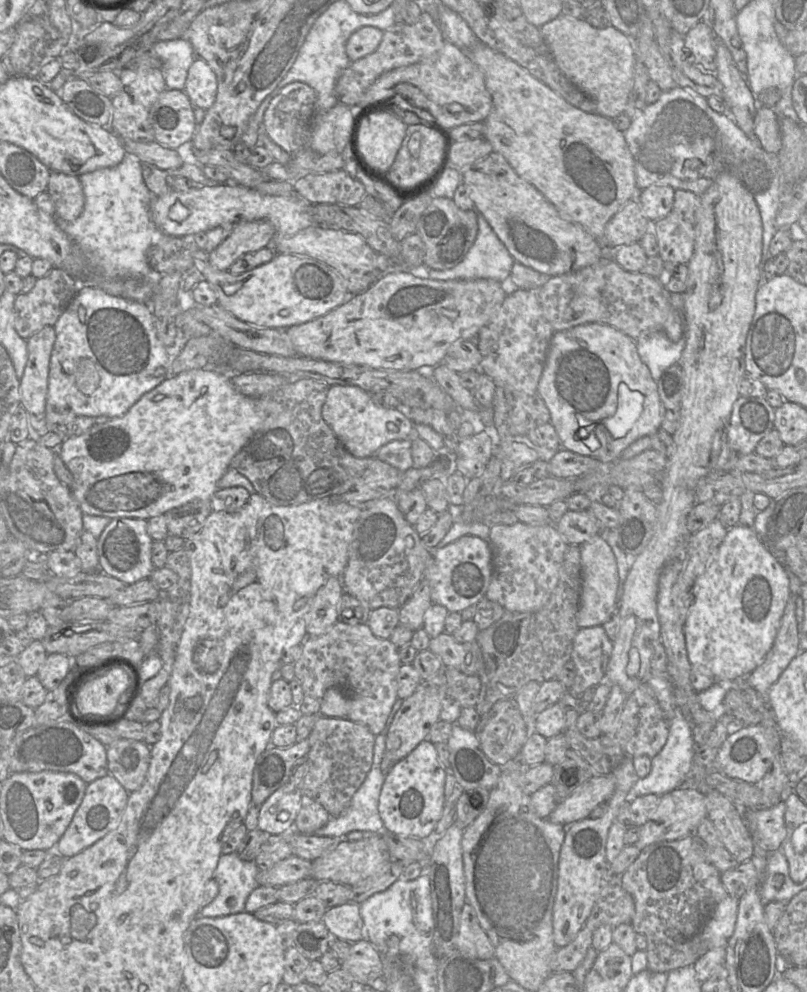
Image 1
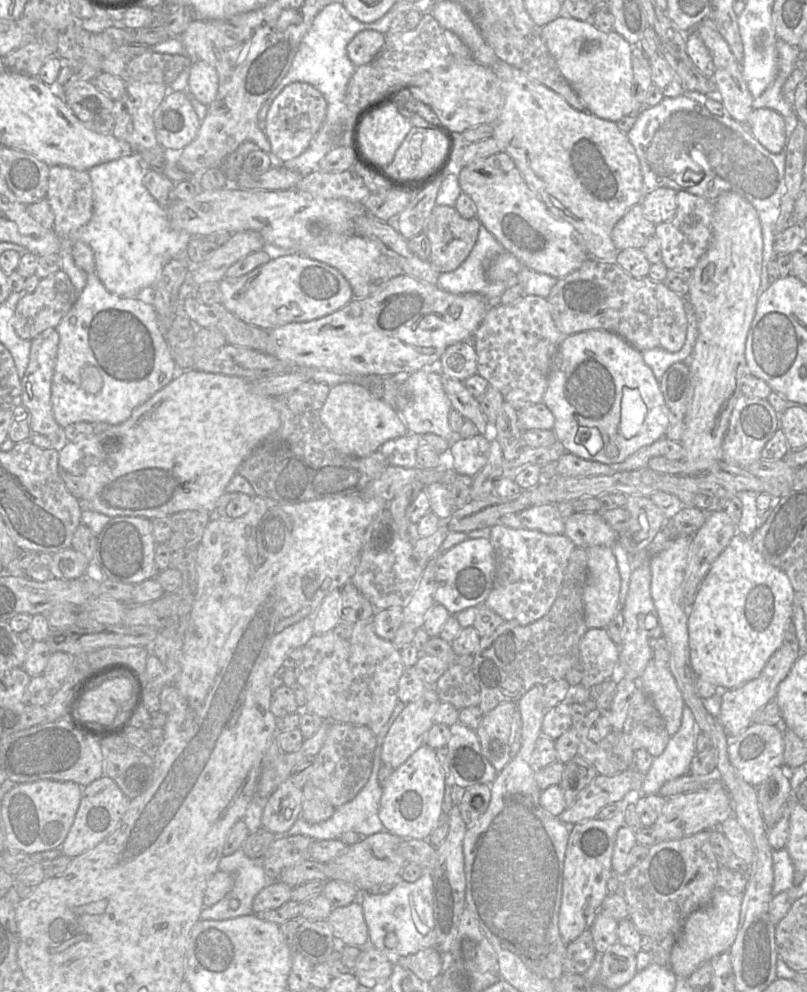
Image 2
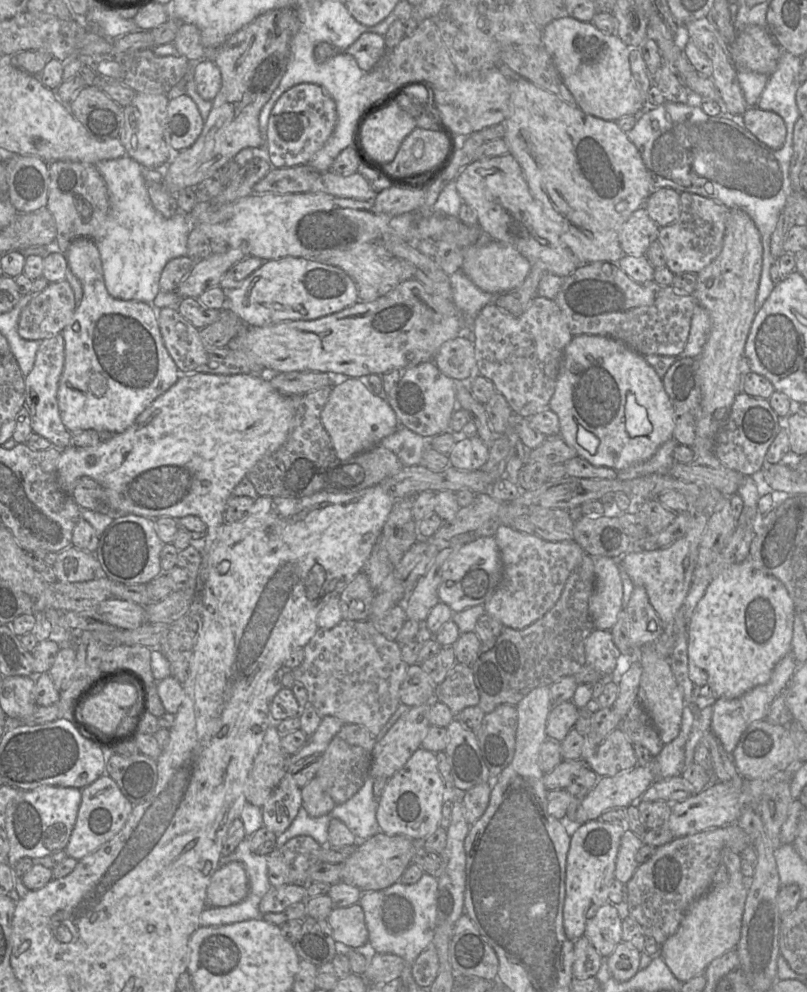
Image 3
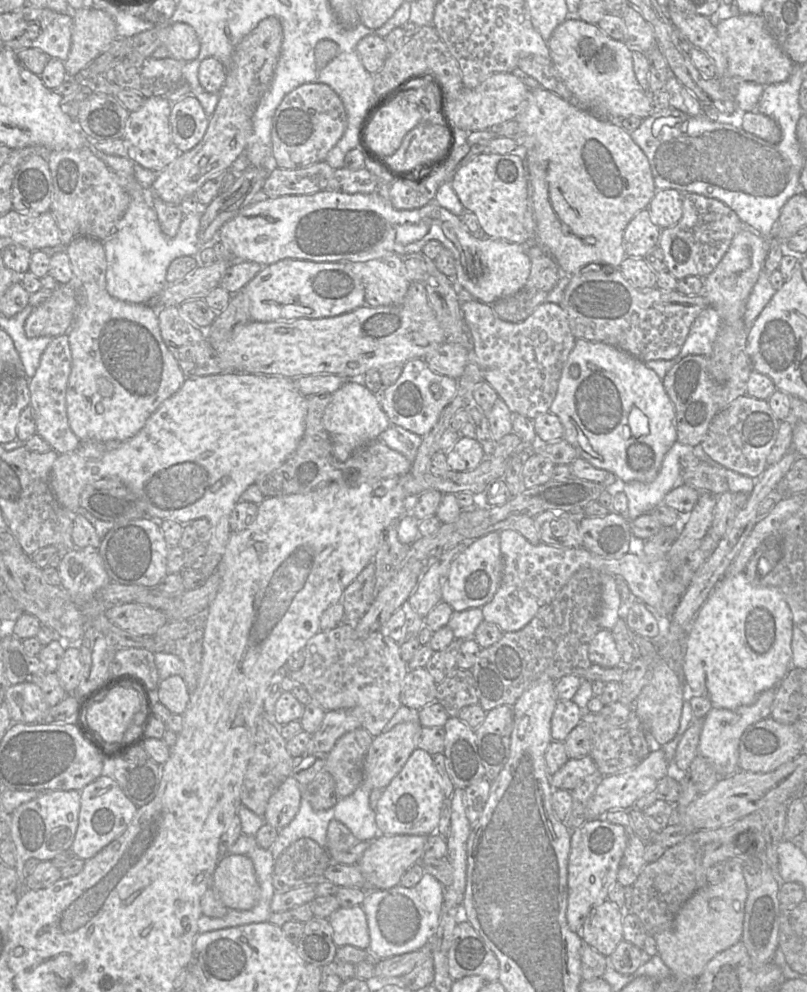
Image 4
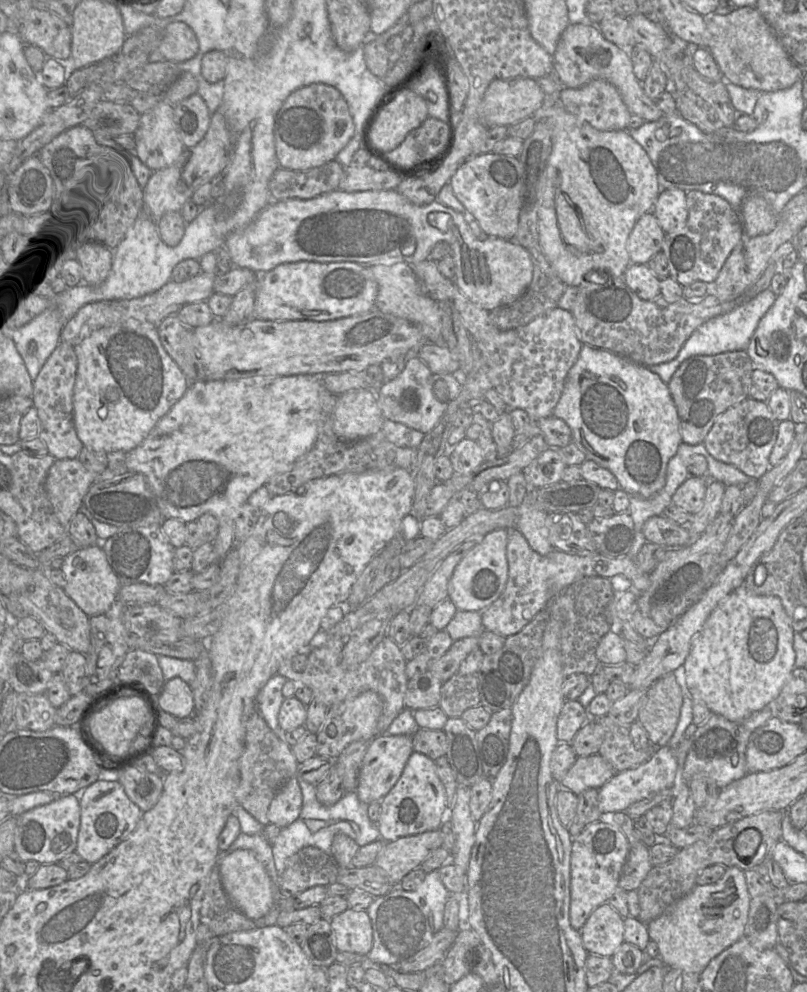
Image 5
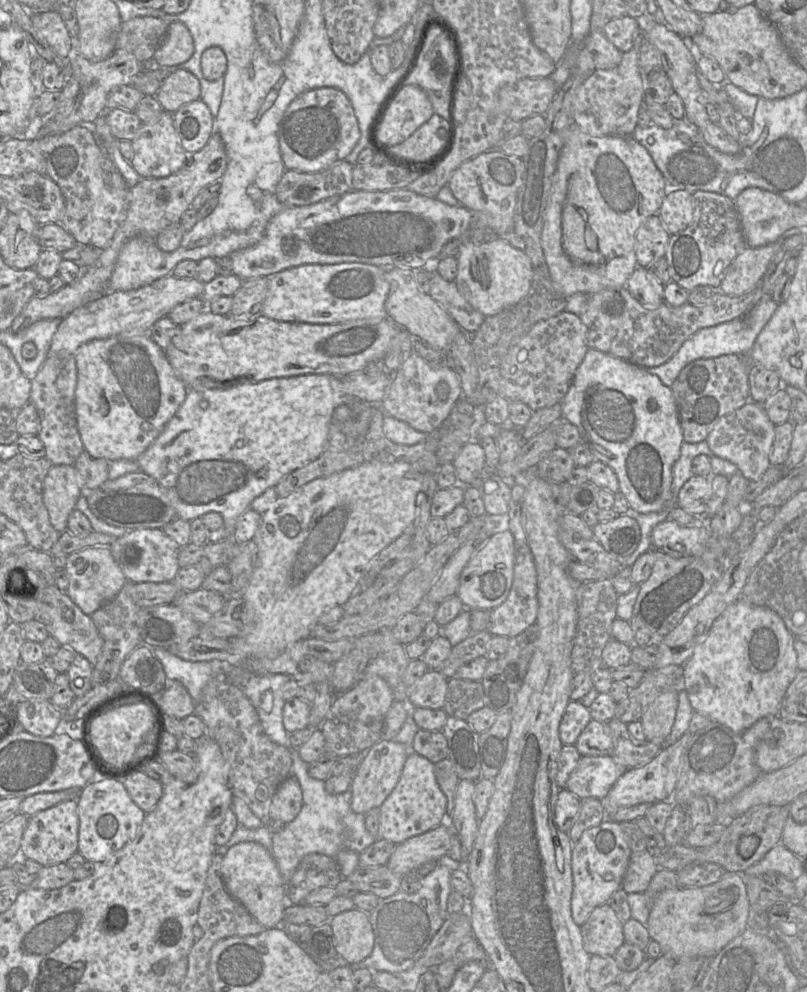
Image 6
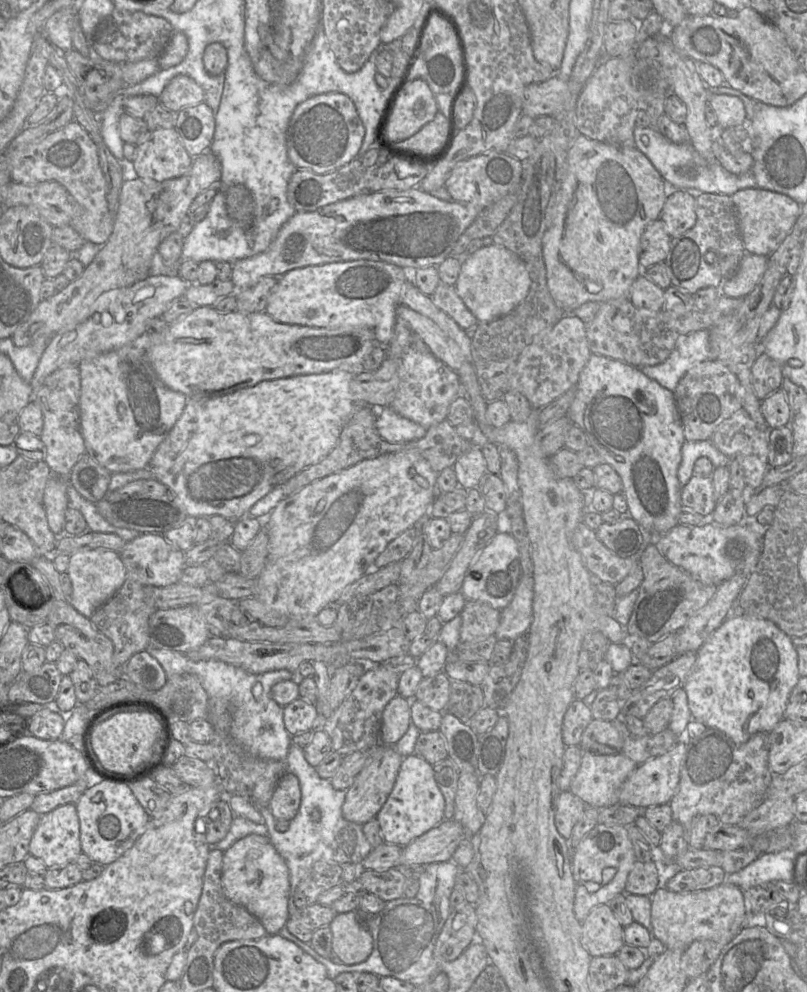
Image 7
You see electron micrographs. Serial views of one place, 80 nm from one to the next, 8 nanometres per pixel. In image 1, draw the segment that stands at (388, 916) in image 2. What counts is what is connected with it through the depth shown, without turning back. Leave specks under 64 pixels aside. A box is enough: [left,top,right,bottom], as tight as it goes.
[360,872,434,957]

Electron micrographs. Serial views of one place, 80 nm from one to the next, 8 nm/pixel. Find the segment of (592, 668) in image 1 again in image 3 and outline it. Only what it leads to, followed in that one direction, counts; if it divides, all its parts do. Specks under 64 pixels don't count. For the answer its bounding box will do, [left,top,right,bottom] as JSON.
[585,629,620,676]

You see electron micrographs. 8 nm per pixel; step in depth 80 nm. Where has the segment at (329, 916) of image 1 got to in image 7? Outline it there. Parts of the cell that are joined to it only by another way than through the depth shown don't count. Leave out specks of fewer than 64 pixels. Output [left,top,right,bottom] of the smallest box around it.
[330,911,373,965]

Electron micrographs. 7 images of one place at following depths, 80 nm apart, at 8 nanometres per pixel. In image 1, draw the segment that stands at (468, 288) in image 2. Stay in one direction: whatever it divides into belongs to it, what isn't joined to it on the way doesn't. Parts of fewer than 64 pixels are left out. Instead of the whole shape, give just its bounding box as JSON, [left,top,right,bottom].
[407,213,515,283]

